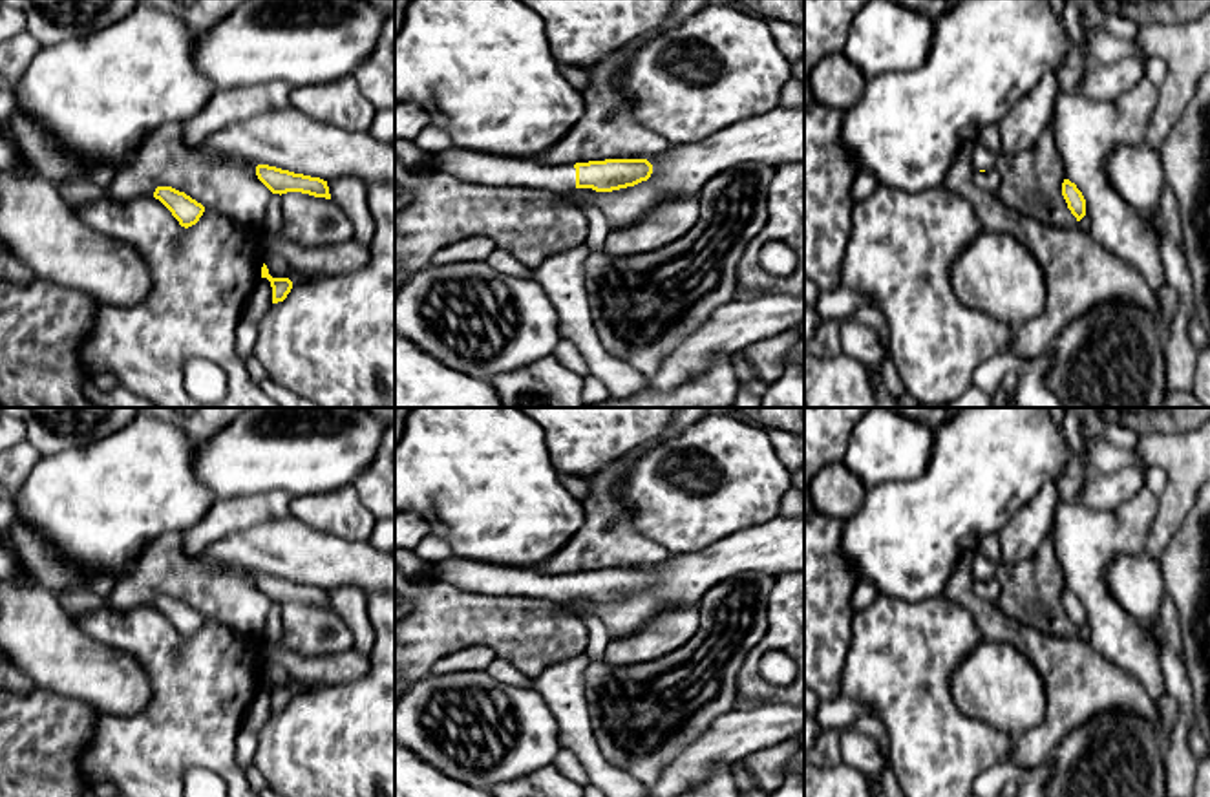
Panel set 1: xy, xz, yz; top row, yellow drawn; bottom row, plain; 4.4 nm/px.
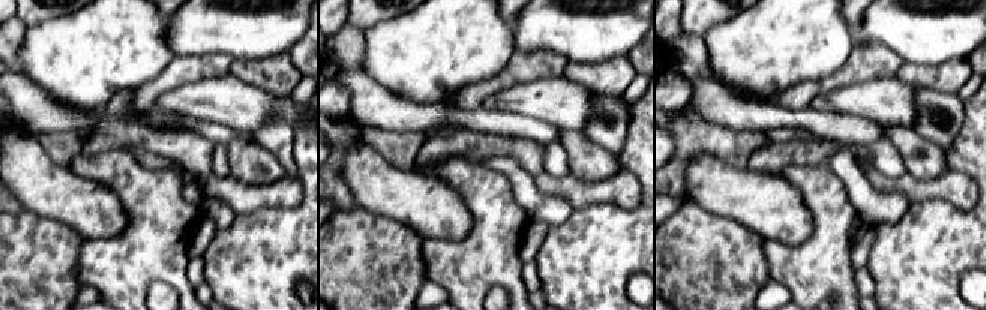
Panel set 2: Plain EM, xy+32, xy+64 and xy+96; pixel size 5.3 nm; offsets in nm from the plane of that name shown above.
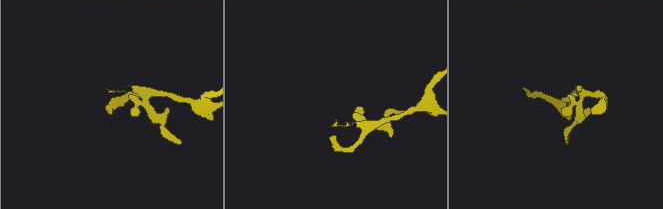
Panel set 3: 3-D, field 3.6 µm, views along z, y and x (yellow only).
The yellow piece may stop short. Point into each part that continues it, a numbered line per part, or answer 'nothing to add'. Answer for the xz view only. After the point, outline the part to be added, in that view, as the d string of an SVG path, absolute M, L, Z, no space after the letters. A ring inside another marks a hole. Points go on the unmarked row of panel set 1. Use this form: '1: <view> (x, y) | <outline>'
1: xz (474, 576) | M455 556L433 563L431 578L492 596L539 596L556 603L576 598L574 574L548 576L537 569L488 565Z

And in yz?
1: yz (982, 569) | M974 552L972 554L972 578L974 581L980 581L980 579L991 579L994 578L994 572L996 572L996 563L992 563L991 559L987 559L985 556Z

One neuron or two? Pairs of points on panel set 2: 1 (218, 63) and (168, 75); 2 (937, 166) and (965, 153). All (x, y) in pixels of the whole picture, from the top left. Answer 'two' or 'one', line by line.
1: one
2: two

